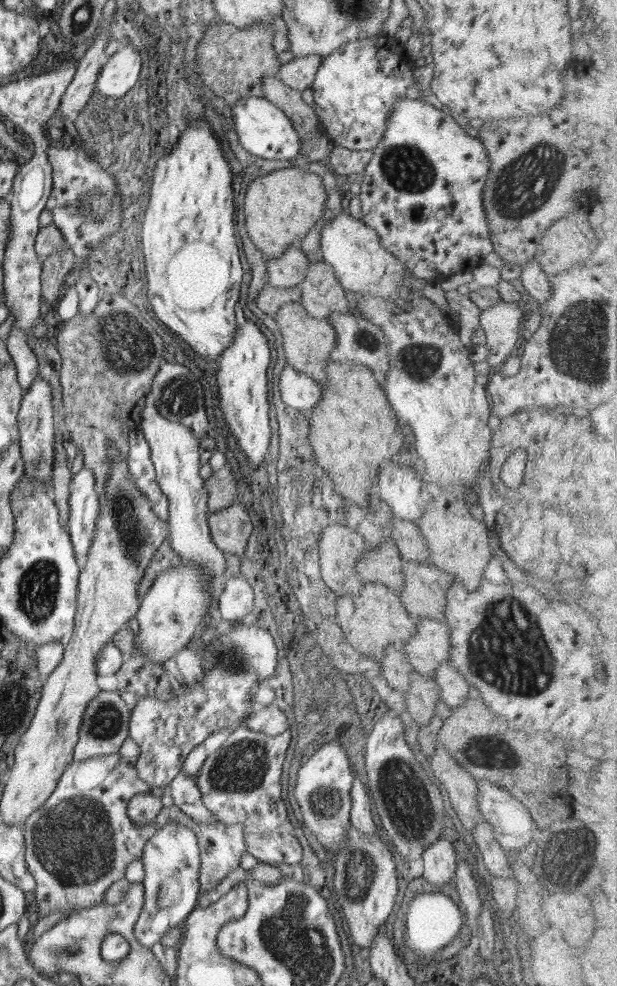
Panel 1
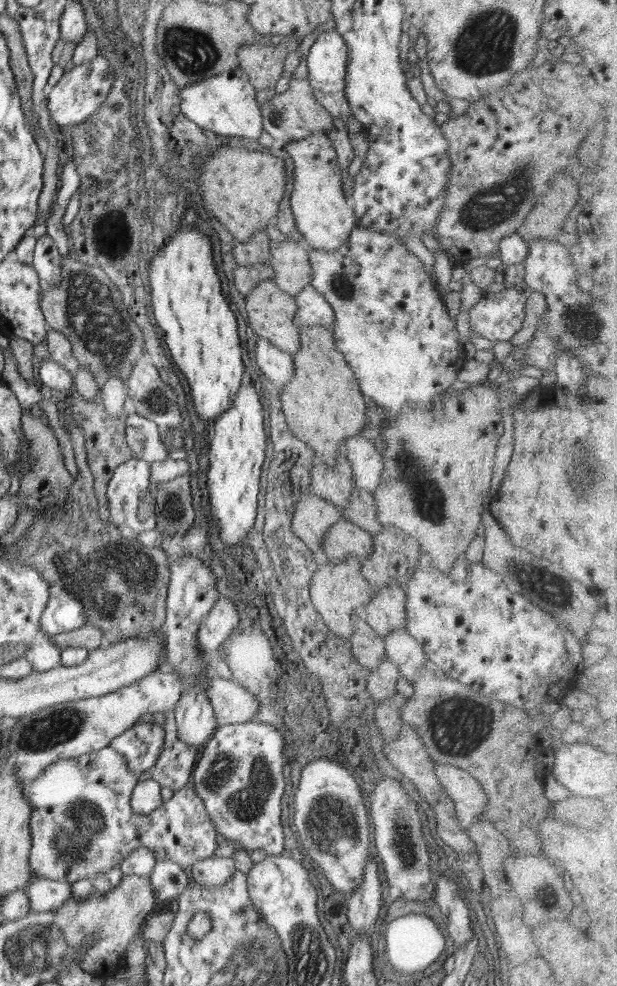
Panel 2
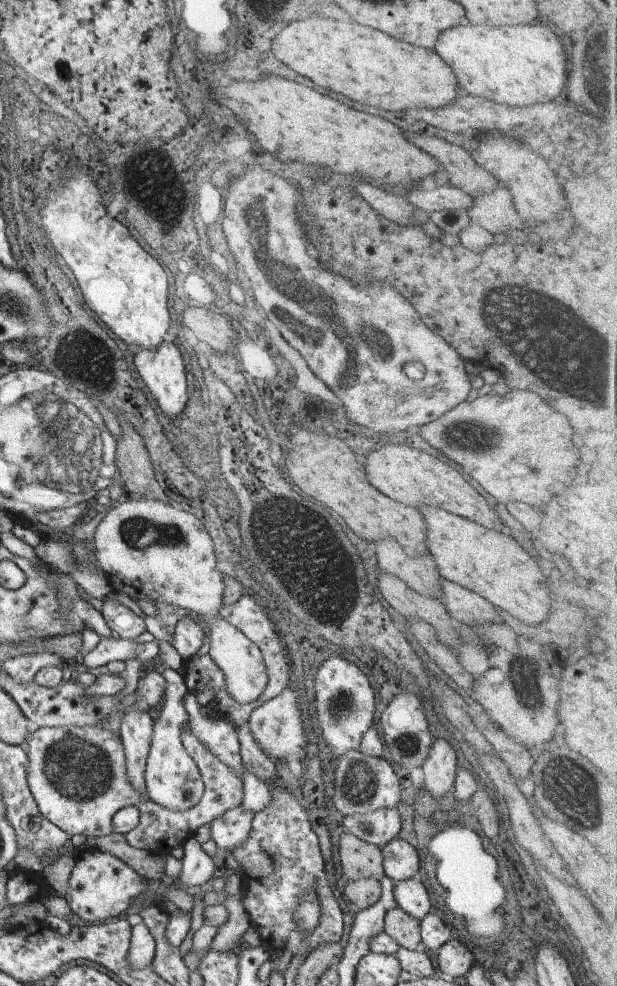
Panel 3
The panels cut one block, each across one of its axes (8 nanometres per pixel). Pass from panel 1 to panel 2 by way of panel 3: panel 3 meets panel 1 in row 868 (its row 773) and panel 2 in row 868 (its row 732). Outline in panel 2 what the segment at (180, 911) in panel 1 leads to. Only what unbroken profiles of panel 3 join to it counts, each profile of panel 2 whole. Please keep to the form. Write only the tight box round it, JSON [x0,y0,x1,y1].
[148,858,192,906]

